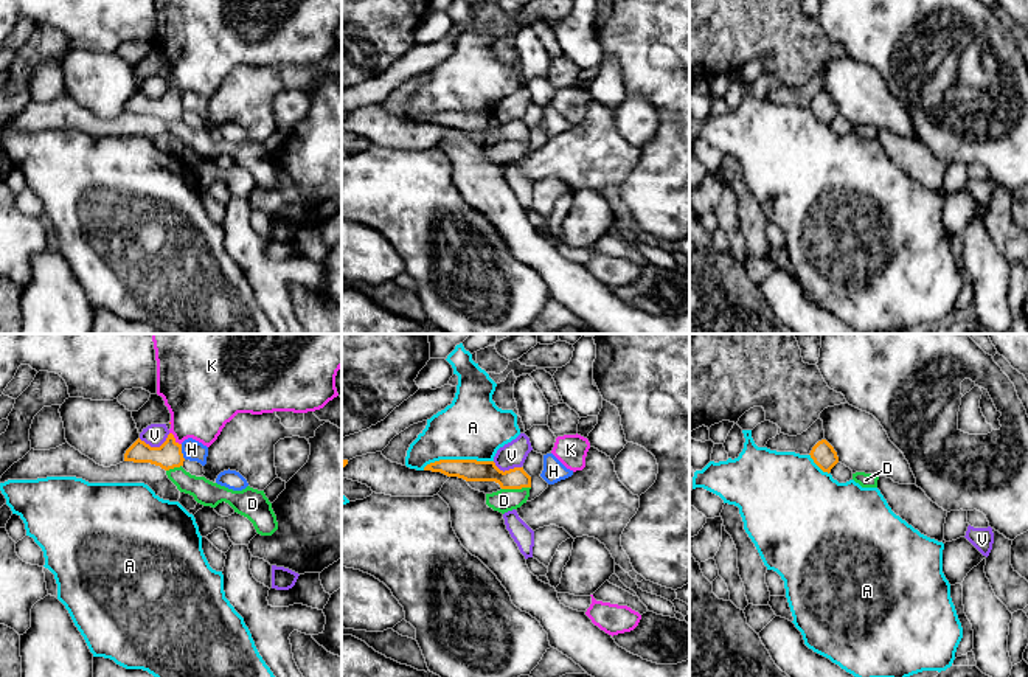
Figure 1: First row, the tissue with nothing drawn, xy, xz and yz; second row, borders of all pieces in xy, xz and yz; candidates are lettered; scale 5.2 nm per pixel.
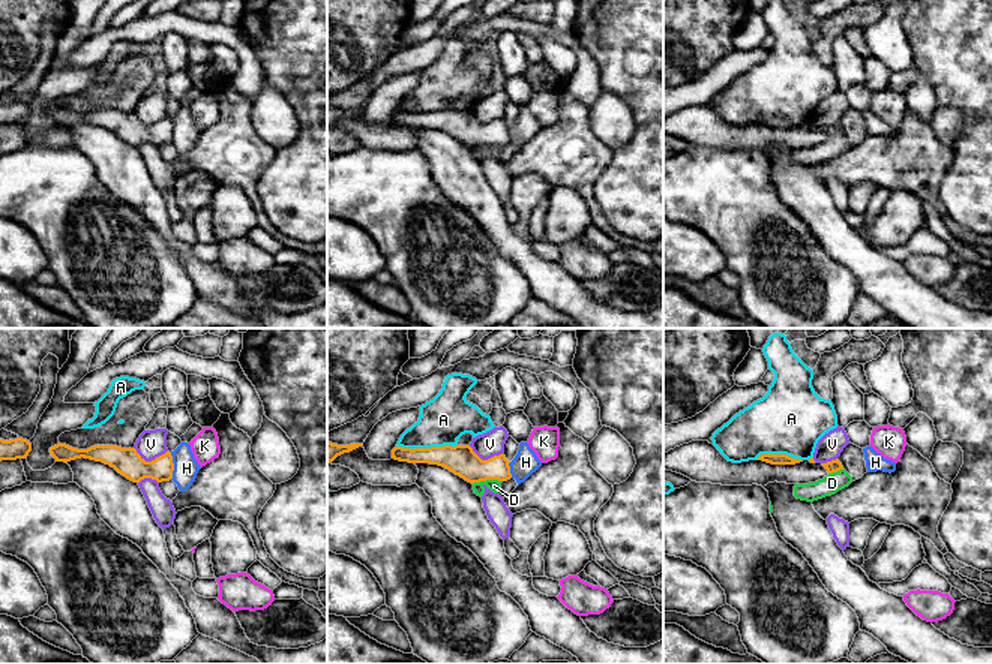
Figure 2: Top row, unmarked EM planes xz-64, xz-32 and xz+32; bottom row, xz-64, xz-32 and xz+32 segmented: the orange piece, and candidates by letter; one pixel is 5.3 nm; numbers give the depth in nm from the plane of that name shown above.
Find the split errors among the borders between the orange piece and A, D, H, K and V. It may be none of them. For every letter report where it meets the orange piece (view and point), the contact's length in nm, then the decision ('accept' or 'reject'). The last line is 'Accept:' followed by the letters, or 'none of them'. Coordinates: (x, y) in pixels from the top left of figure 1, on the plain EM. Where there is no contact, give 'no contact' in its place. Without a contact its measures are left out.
A: meets orange in xz at (457, 112); contact 380 nm long; reject
D: meets orange in xz at (516, 140); contact 150 nm long; reject
H: meets orange in xy at (180, 104); contact 80 nm long; reject
K: meets orange in xy at (174, 90); contact 90 nm long; accept
V: meets orange in xy at (154, 100); contact 170 nm long; reject
Accept: K

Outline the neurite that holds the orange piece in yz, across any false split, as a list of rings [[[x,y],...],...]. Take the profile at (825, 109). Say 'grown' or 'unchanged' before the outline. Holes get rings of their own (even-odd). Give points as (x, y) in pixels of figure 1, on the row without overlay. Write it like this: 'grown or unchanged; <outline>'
unchanged; [[[821,92],[818,93],[812,102],[811,102],[811,110],[814,115],[823,123],[823,124],[831,124],[831,121],[839,115],[837,104],[834,99],[826,93]]]

